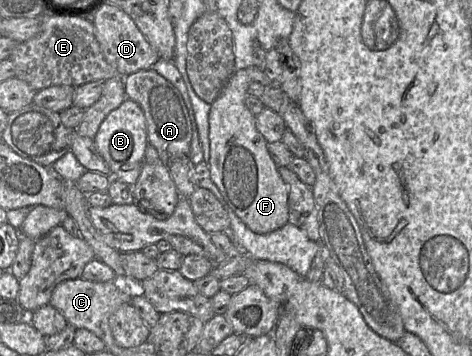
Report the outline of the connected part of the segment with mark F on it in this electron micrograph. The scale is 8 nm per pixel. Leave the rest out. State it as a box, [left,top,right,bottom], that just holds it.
[209,65,288,234]

